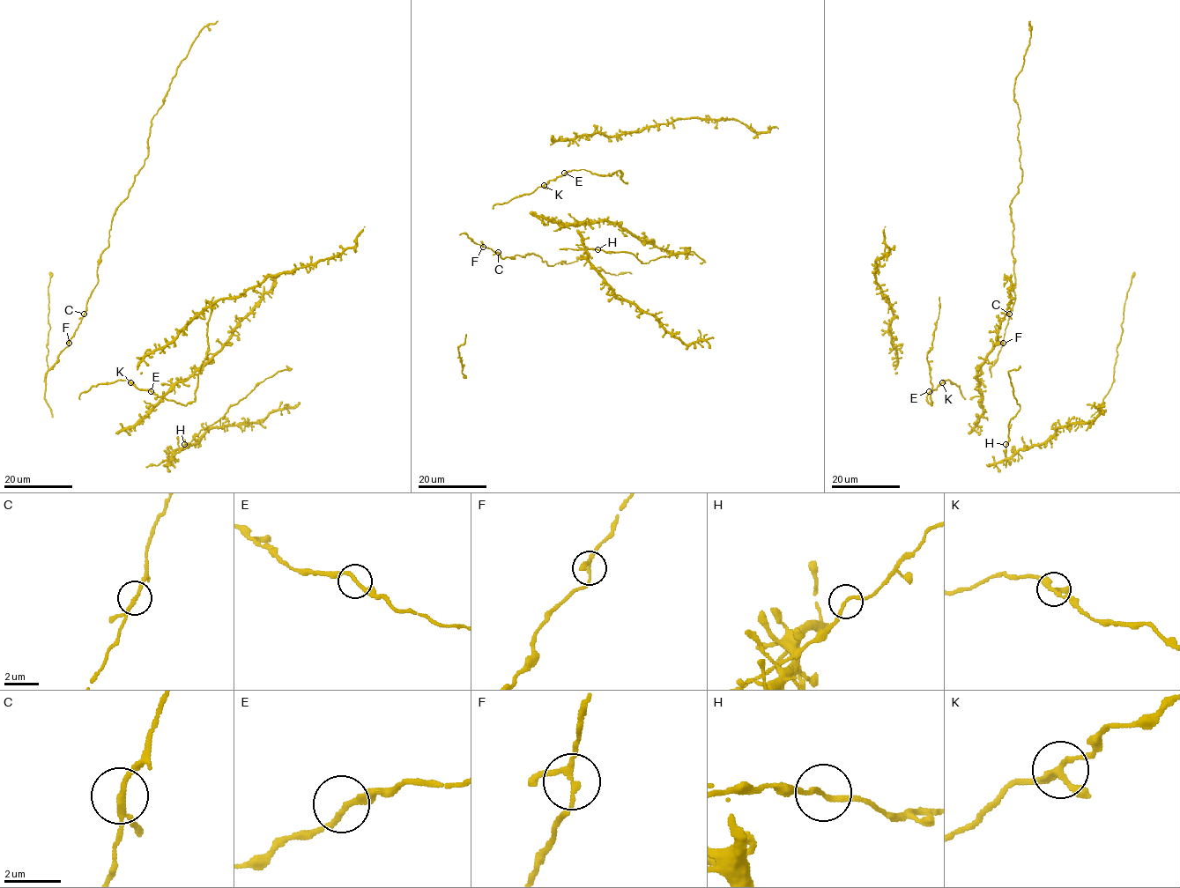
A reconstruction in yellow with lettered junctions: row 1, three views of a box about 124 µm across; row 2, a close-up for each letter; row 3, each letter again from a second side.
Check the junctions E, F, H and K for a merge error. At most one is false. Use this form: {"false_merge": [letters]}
{"false_merge": []}

